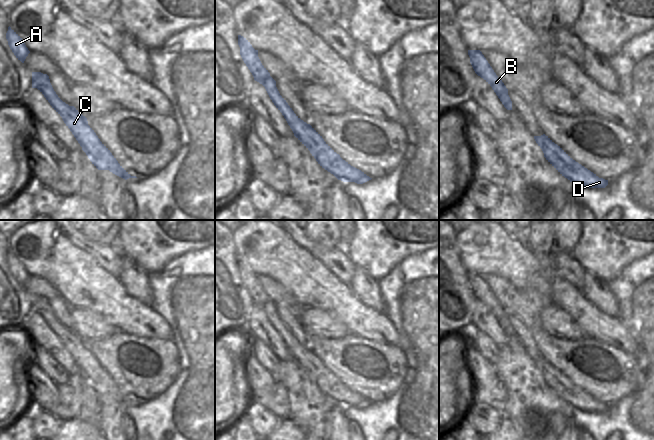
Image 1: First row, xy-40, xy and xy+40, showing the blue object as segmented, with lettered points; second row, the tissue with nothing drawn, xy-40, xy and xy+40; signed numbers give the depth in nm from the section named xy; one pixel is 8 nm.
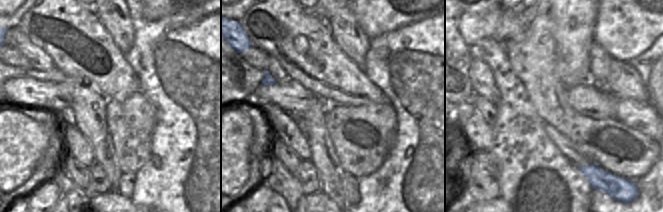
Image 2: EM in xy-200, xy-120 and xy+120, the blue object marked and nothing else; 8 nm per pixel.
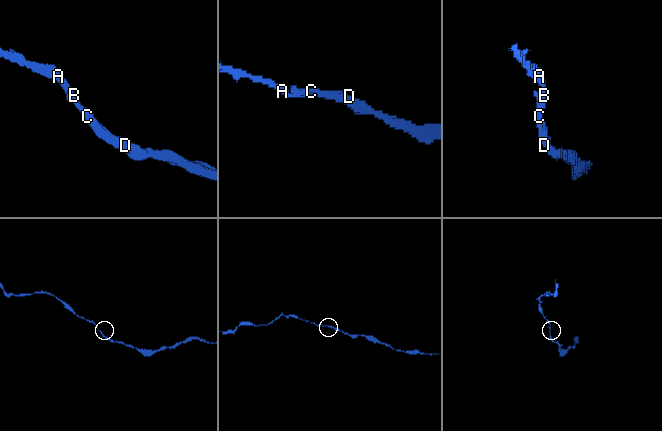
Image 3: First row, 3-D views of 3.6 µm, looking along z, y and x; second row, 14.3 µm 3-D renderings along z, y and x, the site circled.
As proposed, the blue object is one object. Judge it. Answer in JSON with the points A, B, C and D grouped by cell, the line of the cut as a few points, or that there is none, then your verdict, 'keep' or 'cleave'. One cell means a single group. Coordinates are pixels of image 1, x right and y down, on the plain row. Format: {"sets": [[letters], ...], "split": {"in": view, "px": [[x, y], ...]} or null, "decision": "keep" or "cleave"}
{"sets": [["A", "B", "C", "D"]], "split": null, "decision": "keep"}

